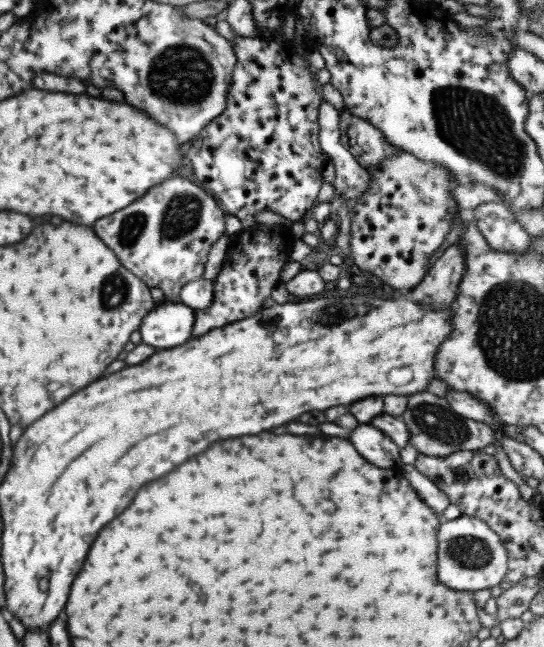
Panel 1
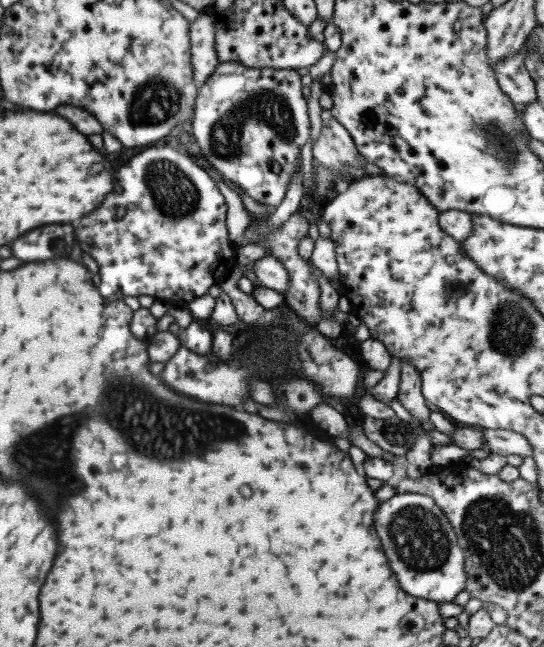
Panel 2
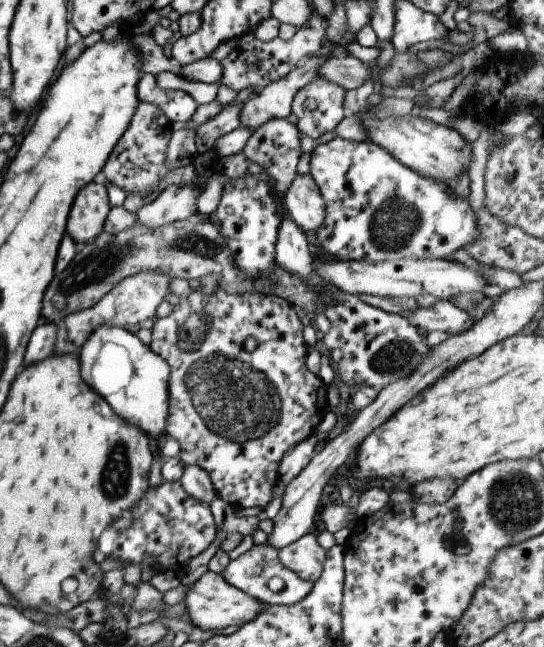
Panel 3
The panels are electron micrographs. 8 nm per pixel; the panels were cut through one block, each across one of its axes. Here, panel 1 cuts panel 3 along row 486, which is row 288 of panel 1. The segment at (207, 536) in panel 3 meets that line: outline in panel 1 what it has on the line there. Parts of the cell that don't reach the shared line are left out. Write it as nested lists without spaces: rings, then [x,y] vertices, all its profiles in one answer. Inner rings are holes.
[[[172,176],[166,178],[160,186],[148,190],[148,194],[132,202],[132,206],[126,206],[124,210],[112,214],[112,222],[100,218],[100,222],[94,224],[94,232],[98,238],[102,238],[102,242],[108,248],[112,248],[114,255],[124,264],[124,268],[133,272],[150,289],[162,290],[167,300],[177,301],[182,287],[186,286],[187,282],[202,277],[212,245],[226,235],[225,214],[218,200],[209,191],[186,178]]]

